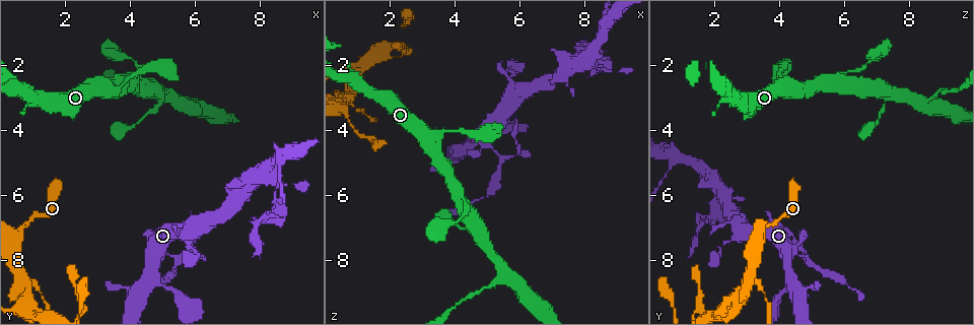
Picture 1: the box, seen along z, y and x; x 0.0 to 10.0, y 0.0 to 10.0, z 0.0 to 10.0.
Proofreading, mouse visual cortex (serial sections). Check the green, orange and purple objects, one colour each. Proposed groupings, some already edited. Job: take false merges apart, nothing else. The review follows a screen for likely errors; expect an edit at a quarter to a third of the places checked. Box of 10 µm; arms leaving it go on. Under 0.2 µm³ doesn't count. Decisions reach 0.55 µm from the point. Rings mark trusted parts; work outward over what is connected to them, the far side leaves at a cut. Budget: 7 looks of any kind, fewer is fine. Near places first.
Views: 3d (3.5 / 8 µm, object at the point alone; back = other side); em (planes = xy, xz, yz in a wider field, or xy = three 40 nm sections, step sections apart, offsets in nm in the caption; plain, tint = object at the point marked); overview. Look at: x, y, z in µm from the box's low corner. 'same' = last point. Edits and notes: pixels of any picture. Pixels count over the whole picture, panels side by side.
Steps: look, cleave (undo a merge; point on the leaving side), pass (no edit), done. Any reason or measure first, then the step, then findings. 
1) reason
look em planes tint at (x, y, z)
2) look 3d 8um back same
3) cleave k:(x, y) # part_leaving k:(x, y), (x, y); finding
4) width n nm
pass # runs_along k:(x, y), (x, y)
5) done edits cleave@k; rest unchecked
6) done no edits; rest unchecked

look 3d 3.5um at (5.80, 9.25, 3.85)

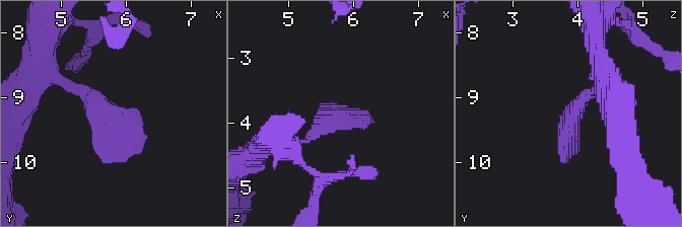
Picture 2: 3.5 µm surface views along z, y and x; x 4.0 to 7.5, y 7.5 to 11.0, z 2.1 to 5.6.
shape alone is not enough
look em planes tint at (5.80, 9.30, 3.85)

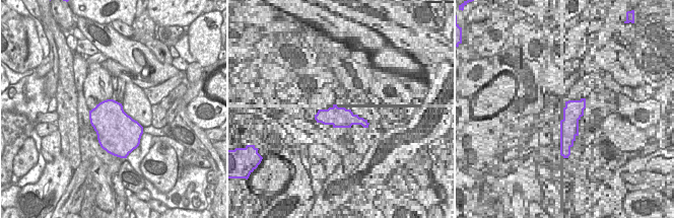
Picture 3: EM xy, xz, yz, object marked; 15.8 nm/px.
pass # runs_along 2:(59, 81), (99, 103), (140, 153); one cell here

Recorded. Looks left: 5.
narrows sharply
look 3d 8um at (8.50, 6.05, 2.10)

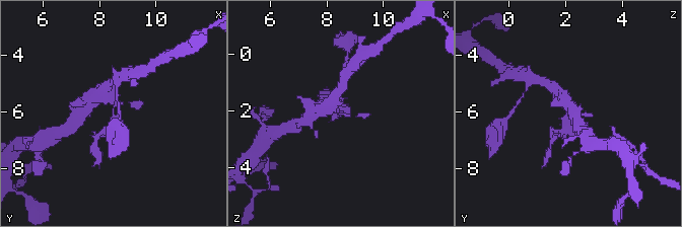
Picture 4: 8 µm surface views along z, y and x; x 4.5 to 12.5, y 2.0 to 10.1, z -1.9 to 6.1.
zoom in
look 3d 3.5um same

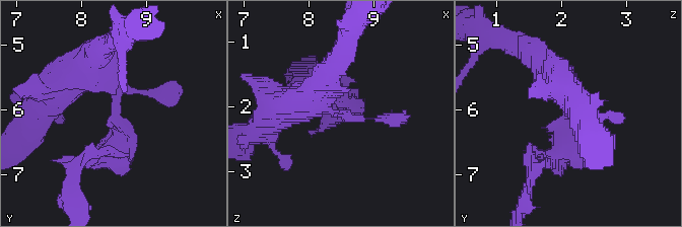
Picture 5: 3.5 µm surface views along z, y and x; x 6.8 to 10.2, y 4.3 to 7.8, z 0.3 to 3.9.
cleave 5:(553, 127) # part_leaving 5:(118, 95), (115, 146), (77, 164); a second cell is stuck on

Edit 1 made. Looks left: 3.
look overview

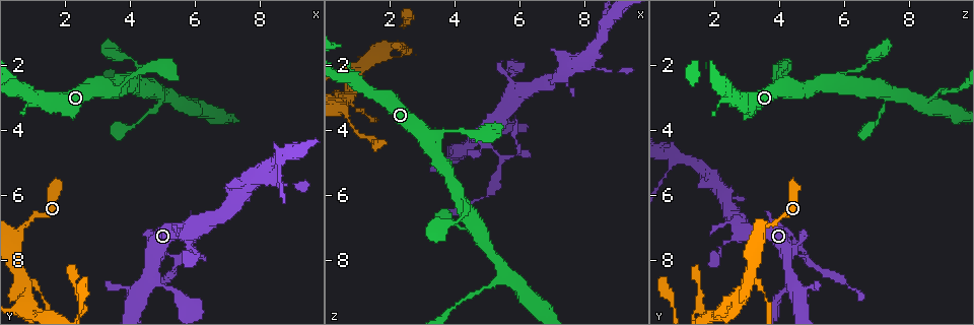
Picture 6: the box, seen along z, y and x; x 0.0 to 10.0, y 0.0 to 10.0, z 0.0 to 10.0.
thin arm on a thick one
look 3d 3.5um at (5.40, 3.15, 8.40)

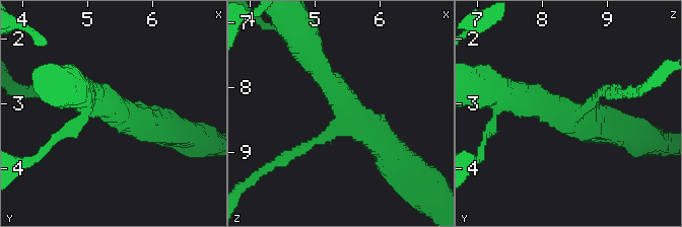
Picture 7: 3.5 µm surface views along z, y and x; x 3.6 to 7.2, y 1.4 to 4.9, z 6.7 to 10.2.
arms 3; arm_widths 150, 350, 450 nm
look em xy step 2 tint at (5.45, 3.10, 8.40)

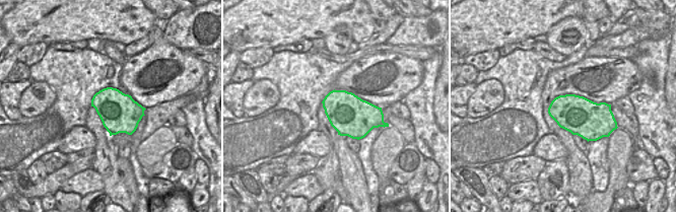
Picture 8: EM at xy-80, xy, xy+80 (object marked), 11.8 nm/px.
pass # one cell here

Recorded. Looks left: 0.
done edits cleave@5; rest unchecked

